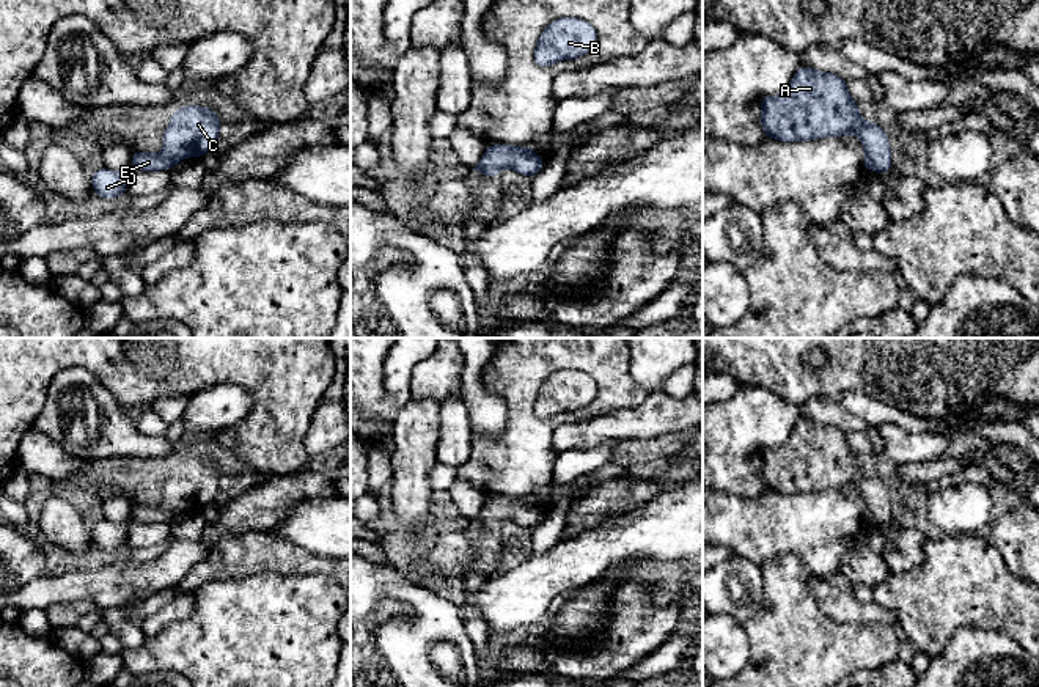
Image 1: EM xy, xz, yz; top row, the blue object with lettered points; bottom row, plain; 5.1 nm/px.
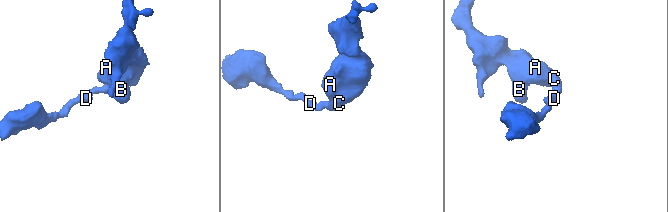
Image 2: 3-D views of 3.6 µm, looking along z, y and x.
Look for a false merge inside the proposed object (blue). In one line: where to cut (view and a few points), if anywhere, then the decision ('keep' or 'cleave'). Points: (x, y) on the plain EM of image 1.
no cut; keep

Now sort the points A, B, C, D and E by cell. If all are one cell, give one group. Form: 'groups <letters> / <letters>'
groups A B C D E

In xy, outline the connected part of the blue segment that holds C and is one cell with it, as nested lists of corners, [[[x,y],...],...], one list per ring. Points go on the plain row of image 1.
[[[200,457],[179,459],[163,484],[163,503],[160,506],[134,503],[130,522],[171,522],[187,509],[215,503],[218,486],[218,465]]]

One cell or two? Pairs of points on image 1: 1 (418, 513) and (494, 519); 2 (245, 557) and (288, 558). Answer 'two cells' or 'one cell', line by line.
1: two cells
2: one cell

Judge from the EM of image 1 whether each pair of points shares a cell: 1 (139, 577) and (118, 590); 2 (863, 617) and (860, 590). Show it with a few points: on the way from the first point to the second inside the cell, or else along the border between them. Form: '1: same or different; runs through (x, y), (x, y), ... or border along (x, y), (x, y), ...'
1: same; runs through (134, 582), (123, 585)
2: different; border along (851, 591), (862, 602), (873, 601)

